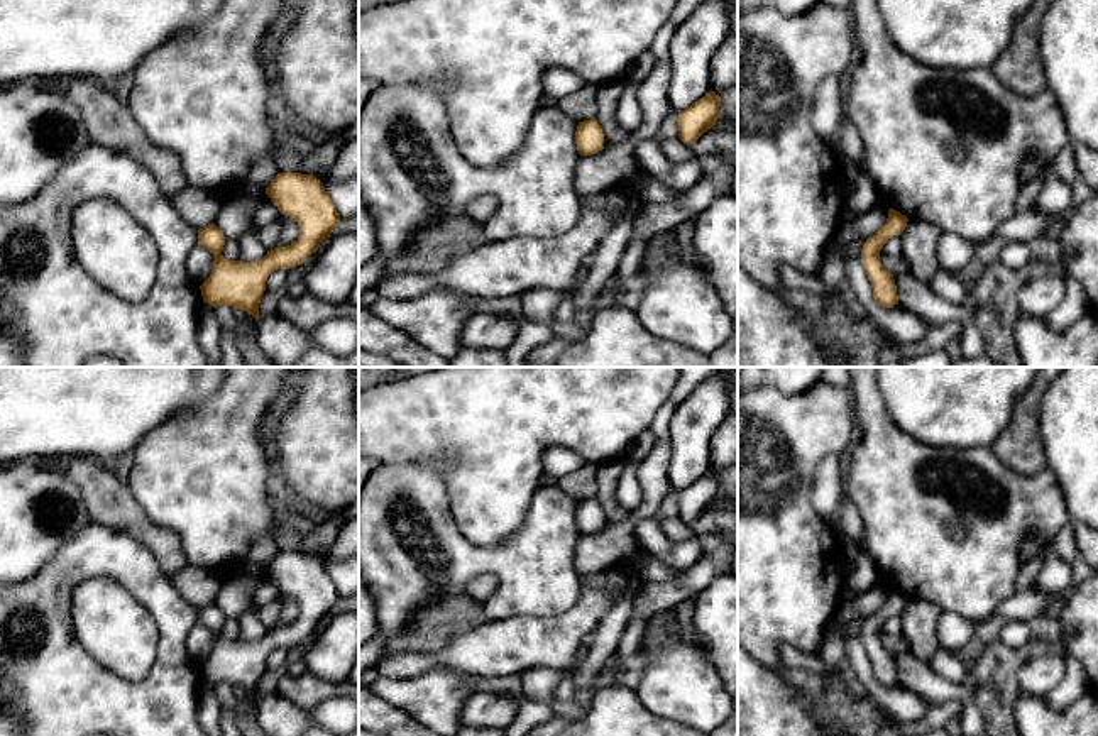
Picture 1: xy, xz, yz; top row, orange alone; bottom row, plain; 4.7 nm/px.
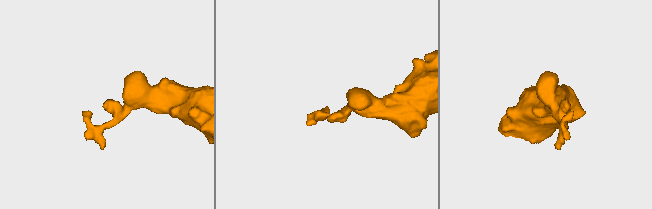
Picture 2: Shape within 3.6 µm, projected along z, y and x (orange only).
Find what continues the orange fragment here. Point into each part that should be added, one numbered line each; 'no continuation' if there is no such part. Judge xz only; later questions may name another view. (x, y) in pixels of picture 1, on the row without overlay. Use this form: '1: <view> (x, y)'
no continuation

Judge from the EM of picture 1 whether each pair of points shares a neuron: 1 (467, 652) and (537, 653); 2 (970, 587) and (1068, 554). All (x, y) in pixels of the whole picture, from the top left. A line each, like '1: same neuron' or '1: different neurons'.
1: same neuron
2: different neurons

